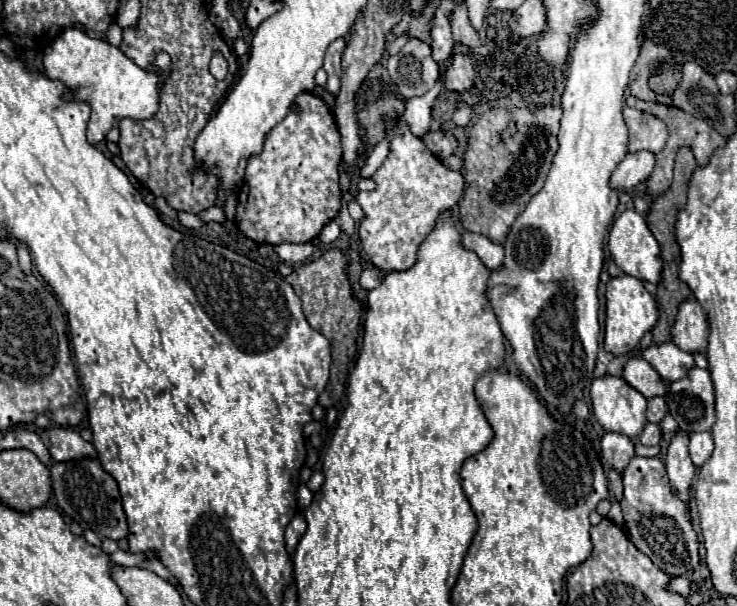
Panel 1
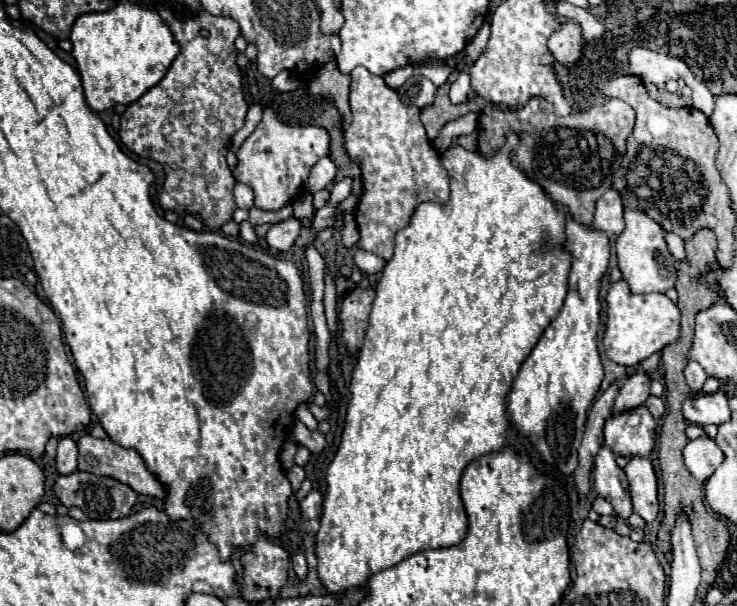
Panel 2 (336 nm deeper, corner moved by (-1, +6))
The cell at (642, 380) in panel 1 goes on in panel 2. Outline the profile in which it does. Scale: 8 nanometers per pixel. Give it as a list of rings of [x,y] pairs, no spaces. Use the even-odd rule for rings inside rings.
[[[637,371],[631,377],[627,377],[615,397],[615,411],[627,411],[643,405],[649,397],[649,385],[651,379],[645,371]]]

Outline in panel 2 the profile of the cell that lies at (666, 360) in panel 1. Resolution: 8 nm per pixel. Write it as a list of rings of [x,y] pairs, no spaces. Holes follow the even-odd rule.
[[[687,361],[687,367],[685,367],[685,379],[687,379],[687,385],[691,387],[691,391],[701,391],[705,379],[707,379],[707,373],[703,371],[703,367],[695,361]]]

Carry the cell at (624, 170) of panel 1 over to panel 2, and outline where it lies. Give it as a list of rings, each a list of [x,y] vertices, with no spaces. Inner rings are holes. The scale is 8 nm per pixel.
[[[607,189],[603,197],[595,205],[595,219],[593,227],[601,229],[609,235],[619,235],[625,227],[623,223],[623,201],[619,197],[617,189]]]

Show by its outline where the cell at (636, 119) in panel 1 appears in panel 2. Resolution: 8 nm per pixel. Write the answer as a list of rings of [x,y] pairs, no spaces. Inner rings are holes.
[[[533,97],[525,107],[519,111],[499,111],[495,107],[485,107],[479,115],[479,153],[483,157],[493,157],[505,143],[505,137],[511,133],[519,135],[519,145],[511,153],[513,165],[531,181],[543,187],[543,191],[549,195],[551,201],[565,205],[573,219],[591,225],[595,203],[597,199],[611,187],[613,173],[621,167],[623,153],[627,151],[627,137],[631,135],[631,129],[635,125],[635,111],[621,99],[605,99],[605,103],[599,105],[587,105],[581,109],[573,109],[567,117],[559,117],[547,99]]]

